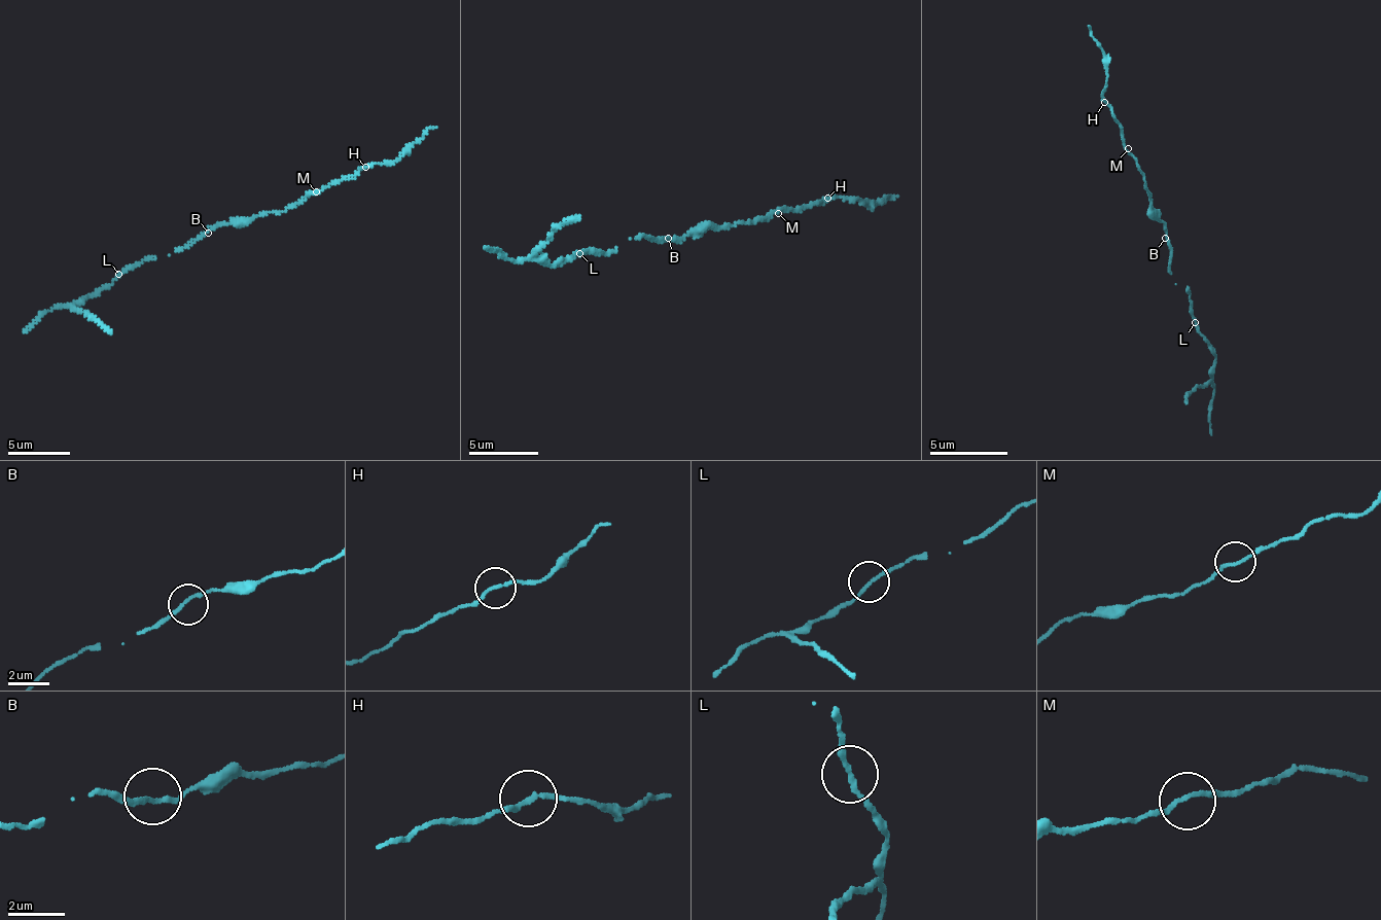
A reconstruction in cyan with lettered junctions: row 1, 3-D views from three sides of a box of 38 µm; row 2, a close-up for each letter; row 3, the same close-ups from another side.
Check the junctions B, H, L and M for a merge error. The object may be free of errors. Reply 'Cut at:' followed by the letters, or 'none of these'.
Cut at: L

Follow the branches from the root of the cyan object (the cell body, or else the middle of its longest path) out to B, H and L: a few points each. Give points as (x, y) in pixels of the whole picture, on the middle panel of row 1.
B: (688, 235), (668, 238)
H: (688, 235), (708, 227), (762, 220), (775, 211), (804, 209), (827, 198)
L: (688, 235), (656, 241), (639, 236), (606, 253), (580, 253)

